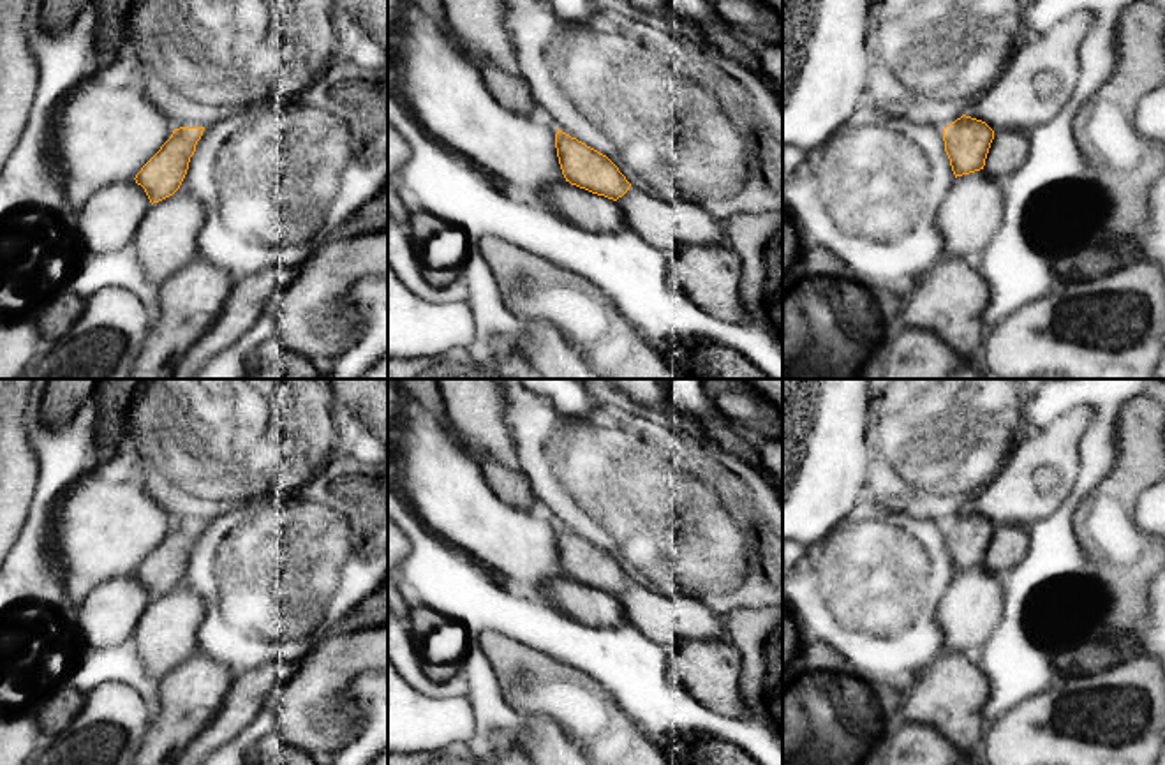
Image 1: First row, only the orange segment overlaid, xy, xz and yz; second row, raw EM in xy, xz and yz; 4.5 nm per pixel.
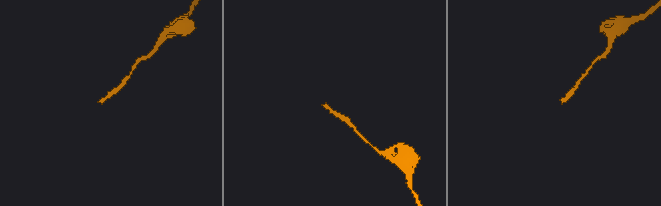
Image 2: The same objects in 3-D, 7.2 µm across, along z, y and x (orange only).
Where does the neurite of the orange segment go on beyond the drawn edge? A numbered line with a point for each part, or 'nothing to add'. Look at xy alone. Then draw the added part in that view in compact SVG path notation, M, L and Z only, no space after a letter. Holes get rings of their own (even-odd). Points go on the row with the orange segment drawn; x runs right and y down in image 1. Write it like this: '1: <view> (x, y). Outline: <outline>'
nothing to add

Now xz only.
nothing to add

